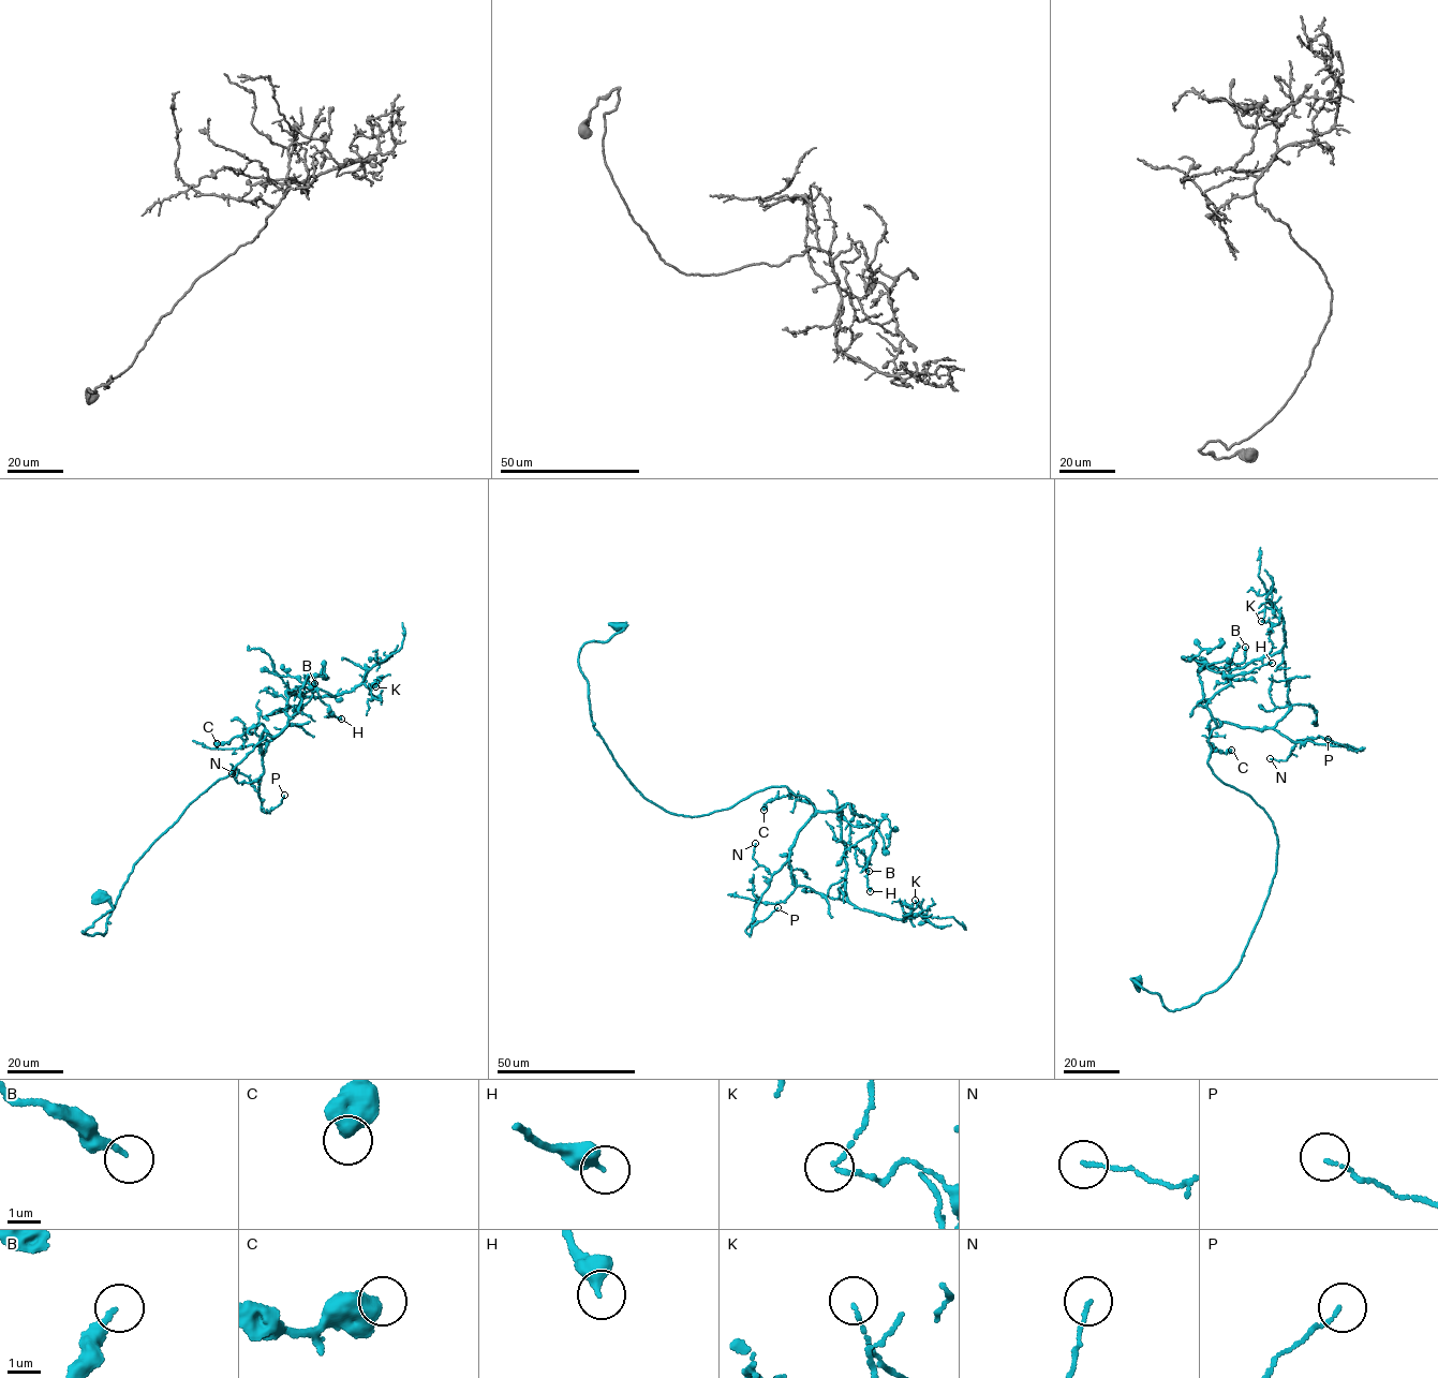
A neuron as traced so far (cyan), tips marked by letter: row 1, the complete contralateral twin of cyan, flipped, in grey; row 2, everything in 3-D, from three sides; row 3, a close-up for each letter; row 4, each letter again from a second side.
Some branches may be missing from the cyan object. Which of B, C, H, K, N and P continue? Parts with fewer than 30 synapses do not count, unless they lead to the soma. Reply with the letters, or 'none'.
none

